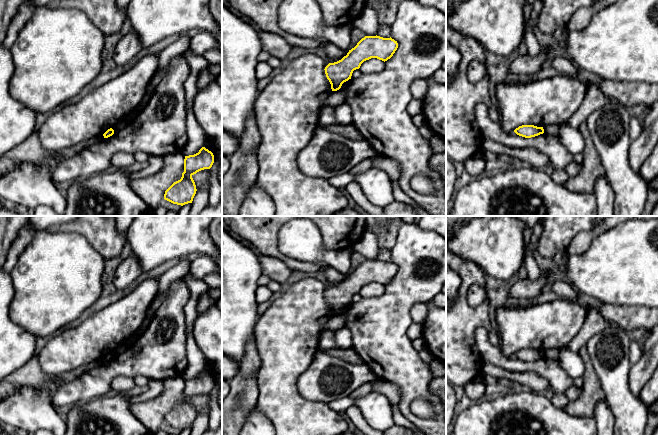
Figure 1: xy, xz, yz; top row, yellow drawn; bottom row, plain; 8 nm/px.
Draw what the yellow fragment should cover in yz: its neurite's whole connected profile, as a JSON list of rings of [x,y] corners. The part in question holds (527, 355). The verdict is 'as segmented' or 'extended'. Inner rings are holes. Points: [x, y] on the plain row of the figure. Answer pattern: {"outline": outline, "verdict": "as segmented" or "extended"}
{"outline": [[[522,349],[514,354],[514,356],[522,361],[531,362],[544,357],[543,351],[537,351],[534,349]]], "verdict": "as segmented"}

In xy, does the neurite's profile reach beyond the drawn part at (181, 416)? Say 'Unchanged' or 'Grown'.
Unchanged

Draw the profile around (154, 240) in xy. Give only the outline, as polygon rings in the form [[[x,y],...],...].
[[[136,216],[127,240],[142,271],[198,254],[211,257],[222,270],[222,254],[209,233],[213,217]]]

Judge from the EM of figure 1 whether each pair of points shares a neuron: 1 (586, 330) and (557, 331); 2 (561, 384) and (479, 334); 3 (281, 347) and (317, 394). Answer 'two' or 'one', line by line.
1: two
2: one
3: two

